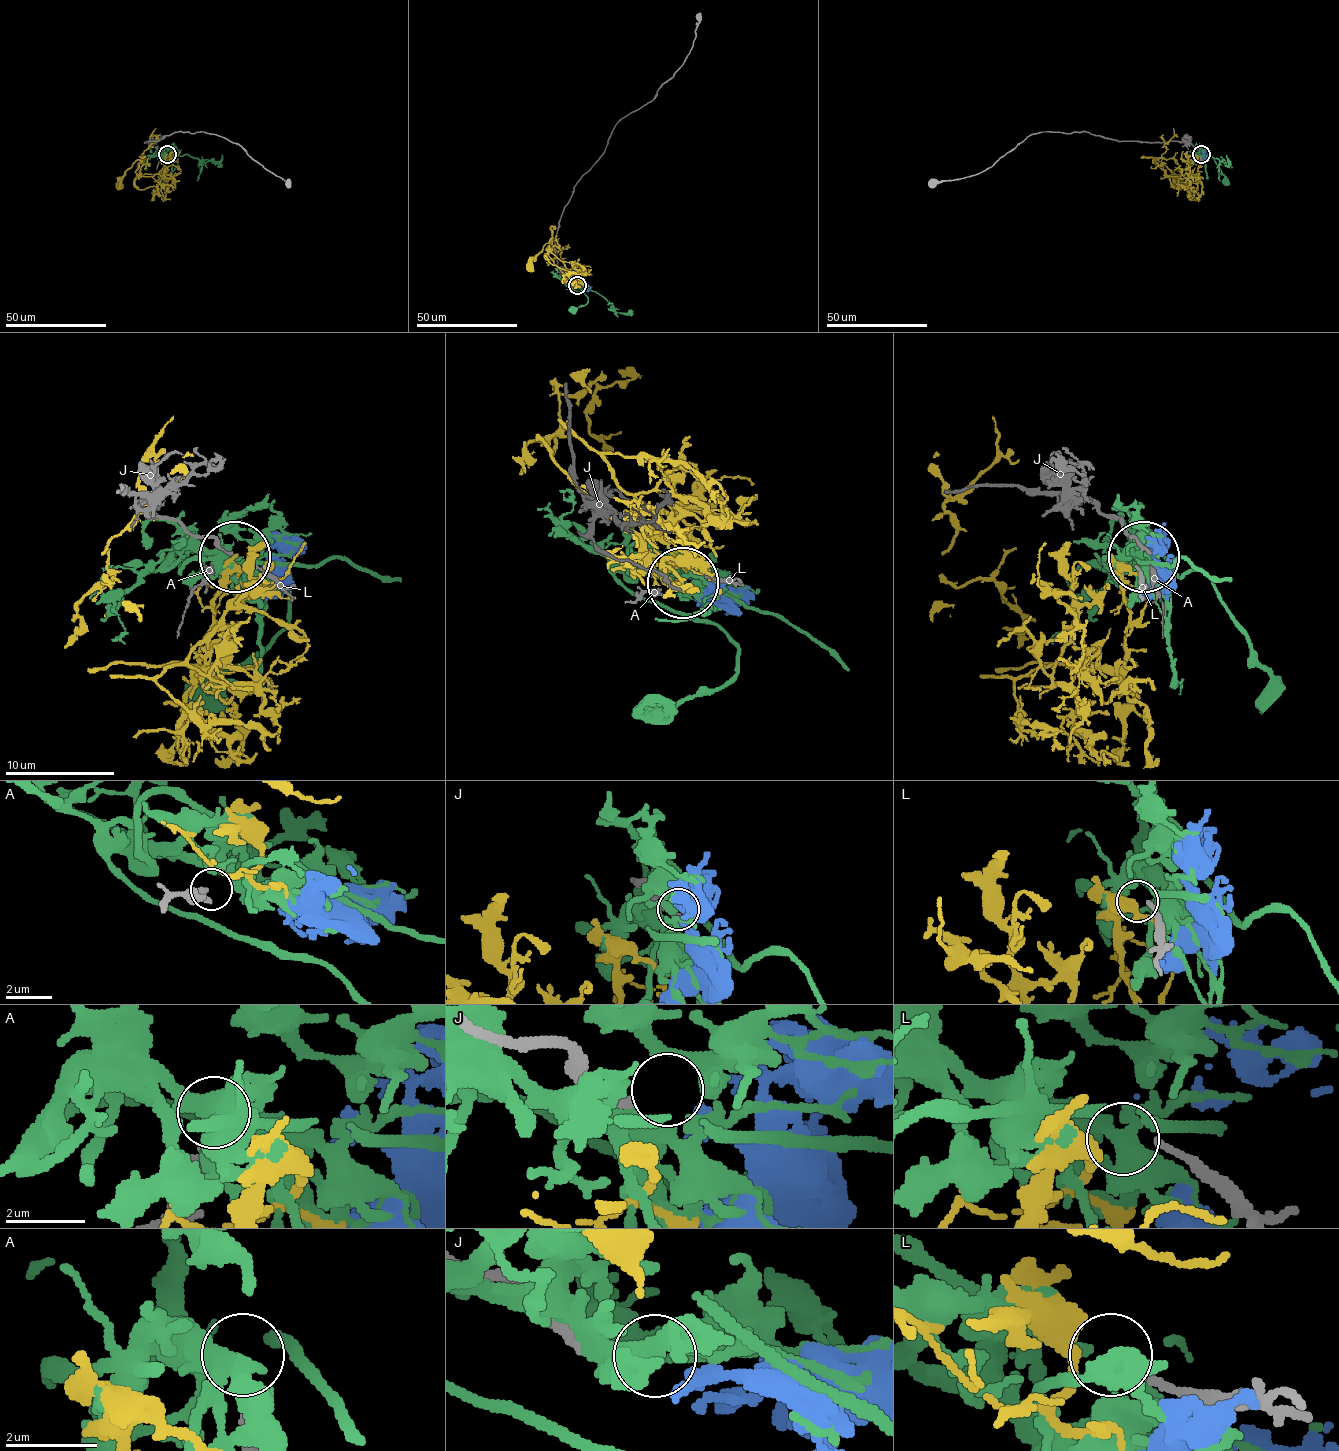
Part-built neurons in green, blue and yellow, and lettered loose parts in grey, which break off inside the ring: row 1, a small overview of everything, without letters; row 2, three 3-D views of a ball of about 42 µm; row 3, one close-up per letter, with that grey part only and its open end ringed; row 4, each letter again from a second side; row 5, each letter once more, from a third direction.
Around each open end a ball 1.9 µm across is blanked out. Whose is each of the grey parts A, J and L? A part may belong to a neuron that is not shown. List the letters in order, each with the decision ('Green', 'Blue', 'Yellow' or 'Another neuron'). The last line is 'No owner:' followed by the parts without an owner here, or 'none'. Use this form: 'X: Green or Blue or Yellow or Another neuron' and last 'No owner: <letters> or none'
A: Another neuron
J: Blue
L: Yellow
No owner: A

